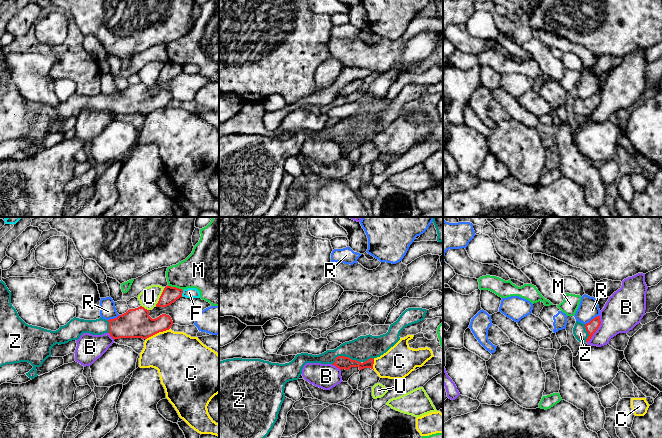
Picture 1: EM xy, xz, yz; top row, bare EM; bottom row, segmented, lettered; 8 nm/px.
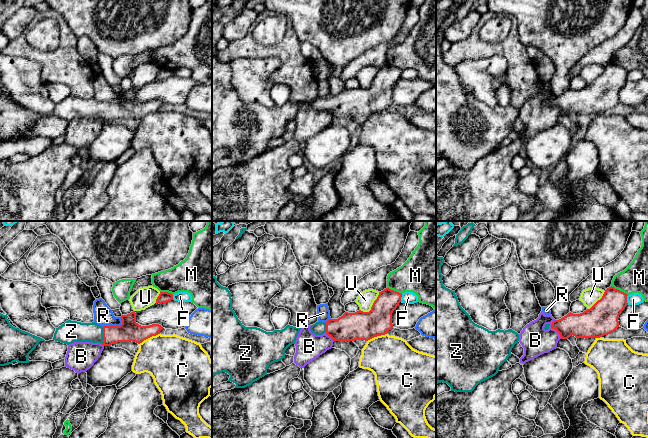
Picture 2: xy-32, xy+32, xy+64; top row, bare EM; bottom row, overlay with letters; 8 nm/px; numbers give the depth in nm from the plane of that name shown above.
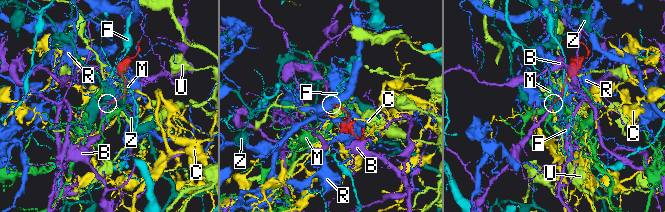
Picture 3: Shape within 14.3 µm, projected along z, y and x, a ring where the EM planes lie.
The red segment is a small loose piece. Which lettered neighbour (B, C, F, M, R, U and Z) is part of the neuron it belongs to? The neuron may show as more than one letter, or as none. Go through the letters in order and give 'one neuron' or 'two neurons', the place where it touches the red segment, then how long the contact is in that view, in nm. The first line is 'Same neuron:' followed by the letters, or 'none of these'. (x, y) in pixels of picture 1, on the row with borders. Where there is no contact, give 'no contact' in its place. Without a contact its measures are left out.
Same neuron: Z
B: two neurons; meets red in yz at (597, 328); contact 240 nm long
C: two neurons; meets red in xy at (157, 332); contact 220 nm long
F: two neurons; meets red in xy at (182, 292); contact 50 nm long
M: two neurons; meets red in xy at (175, 287); contact 130 nm long
R: two neurons; meets red in yz at (592, 319); contact 130 nm long
U: two neurons; meets red in xy at (160, 296); contact 170 nm long
Z: one neuron; meets red in xz at (344, 356); contact 240 nm long

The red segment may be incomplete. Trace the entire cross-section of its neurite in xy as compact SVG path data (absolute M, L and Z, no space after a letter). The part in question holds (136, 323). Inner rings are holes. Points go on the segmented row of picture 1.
M0 281L0 367L6 364L28 362L33 368L26 375L37 377L37 367L51 357L51 348L78 340L83 333L102 335L109 333L115 339L147 339L159 332L169 330L173 321L162 314L152 319L149 310L140 306L129 309L117 318L84 320L74 317L56 331L26 324L11 304L11 292Z

